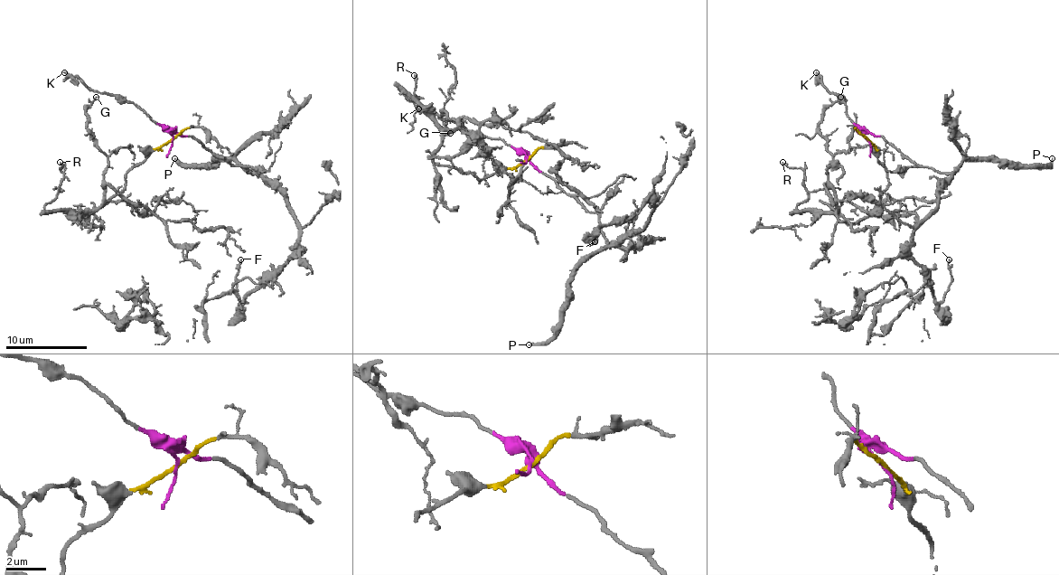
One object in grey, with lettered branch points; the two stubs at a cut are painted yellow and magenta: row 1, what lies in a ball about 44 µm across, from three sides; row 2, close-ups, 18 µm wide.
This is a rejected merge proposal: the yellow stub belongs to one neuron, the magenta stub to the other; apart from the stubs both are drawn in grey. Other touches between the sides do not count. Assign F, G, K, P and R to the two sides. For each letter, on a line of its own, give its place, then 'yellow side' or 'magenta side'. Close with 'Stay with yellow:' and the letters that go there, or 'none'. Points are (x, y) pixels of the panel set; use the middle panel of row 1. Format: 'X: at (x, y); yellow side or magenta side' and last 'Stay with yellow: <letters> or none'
F: at (595, 241); magenta side
G: at (450, 133); yellow side
K: at (418, 108); magenta side
P: at (529, 344); magenta side
R: at (414, 75); yellow side
Stay with yellow: G, R

